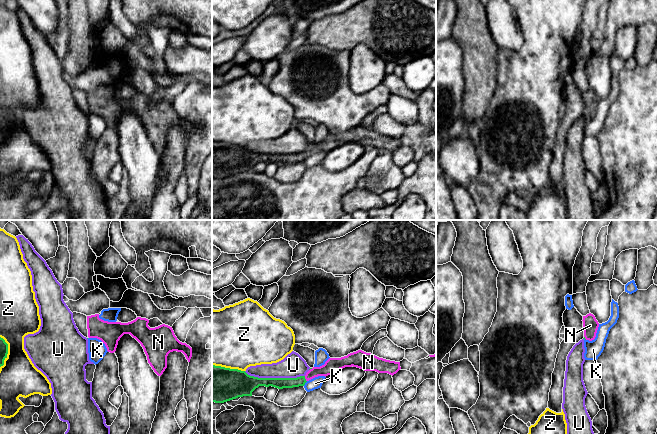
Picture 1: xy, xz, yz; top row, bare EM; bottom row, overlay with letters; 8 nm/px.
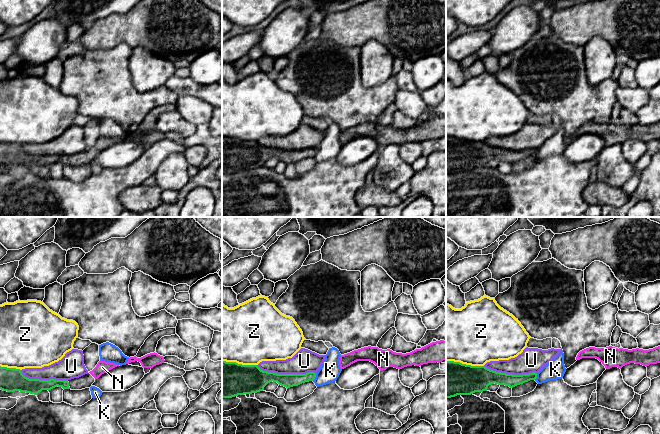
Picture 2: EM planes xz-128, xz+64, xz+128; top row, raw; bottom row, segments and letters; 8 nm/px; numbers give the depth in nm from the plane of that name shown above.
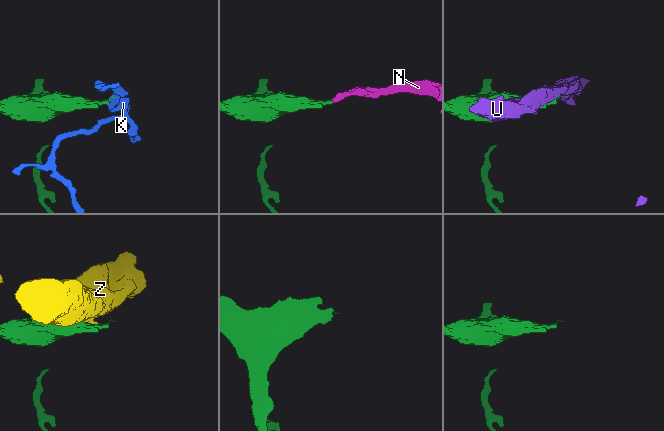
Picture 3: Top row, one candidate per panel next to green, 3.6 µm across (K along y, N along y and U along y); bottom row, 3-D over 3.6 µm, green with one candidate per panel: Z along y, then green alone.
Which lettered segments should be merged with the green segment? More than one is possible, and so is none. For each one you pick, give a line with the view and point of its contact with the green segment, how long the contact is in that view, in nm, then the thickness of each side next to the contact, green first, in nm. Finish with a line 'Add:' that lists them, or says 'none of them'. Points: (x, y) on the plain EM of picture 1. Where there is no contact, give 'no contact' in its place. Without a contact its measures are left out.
N: meets green in xz at (305, 155); contact 50 nm long; 90 nm thick on the green side, 120 nm on the other
Add: N

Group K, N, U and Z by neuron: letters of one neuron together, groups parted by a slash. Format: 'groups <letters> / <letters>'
groups K / N / U / Z

